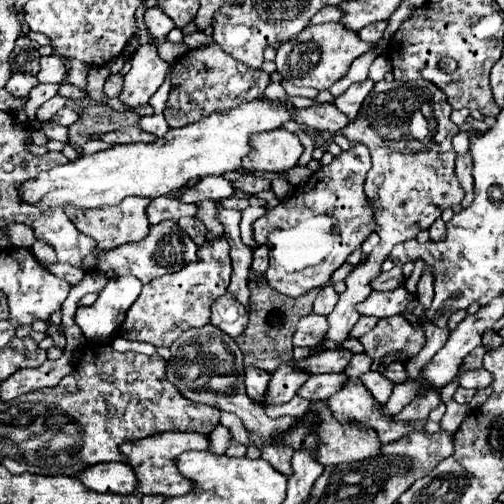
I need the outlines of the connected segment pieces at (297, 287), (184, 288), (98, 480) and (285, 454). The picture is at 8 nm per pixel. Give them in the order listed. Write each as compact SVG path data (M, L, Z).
M358 144L336 156L332 164L318 168L306 186L296 188L288 200L282 200L254 222L254 240L270 250L270 266L264 278L276 292L298 298L312 288L322 288L332 272L376 230L372 208L364 194L368 168L368 148Z
M224 236L198 248L198 260L186 264L186 268L160 276L150 284L144 284L138 296L138 306L130 306L126 312L124 336L138 342L150 342L154 346L172 346L172 342L190 328L200 328L210 322L210 306L218 296L226 294L230 284L230 246Z
M106 462L84 468L78 474L78 480L94 492L112 492L112 494L132 494L136 486L136 476L128 464Z
M268 444L264 446L262 450L262 458L268 460L278 472L282 472L284 476L290 476L290 456L294 454L292 448L286 448L286 446L274 446L274 444Z

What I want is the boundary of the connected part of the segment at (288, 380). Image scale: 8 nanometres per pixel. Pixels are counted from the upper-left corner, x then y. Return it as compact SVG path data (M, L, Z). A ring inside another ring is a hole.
M292 362L288 364L282 364L270 378L270 388L266 392L268 400L264 400L262 406L268 406L268 404L286 404L290 402L298 388L308 380L308 374L300 372L300 370L294 370L290 366Z

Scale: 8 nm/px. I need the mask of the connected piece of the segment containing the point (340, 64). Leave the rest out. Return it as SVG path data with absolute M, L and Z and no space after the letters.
M338 22L320 24L320 26L306 26L294 40L280 44L276 52L276 66L282 80L288 80L296 86L310 86L316 90L328 90L334 82L342 80L350 70L352 62L372 50L374 44L366 44L354 34L352 30L342 28Z

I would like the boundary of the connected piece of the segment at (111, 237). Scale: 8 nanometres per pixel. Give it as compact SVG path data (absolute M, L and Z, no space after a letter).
M130 196L130 198L122 200L120 206L106 206L106 208L96 208L96 210L82 210L82 208L72 208L72 206L66 208L66 214L72 220L72 224L80 232L84 232L86 236L90 236L94 240L94 244L96 244L94 252L86 256L82 262L82 270L84 272L94 270L94 264L98 264L96 256L100 252L108 252L110 248L142 240L148 234L148 226L150 226L148 220L146 220L146 206L148 204L150 204L150 200L146 200L146 198L134 198L134 196Z

